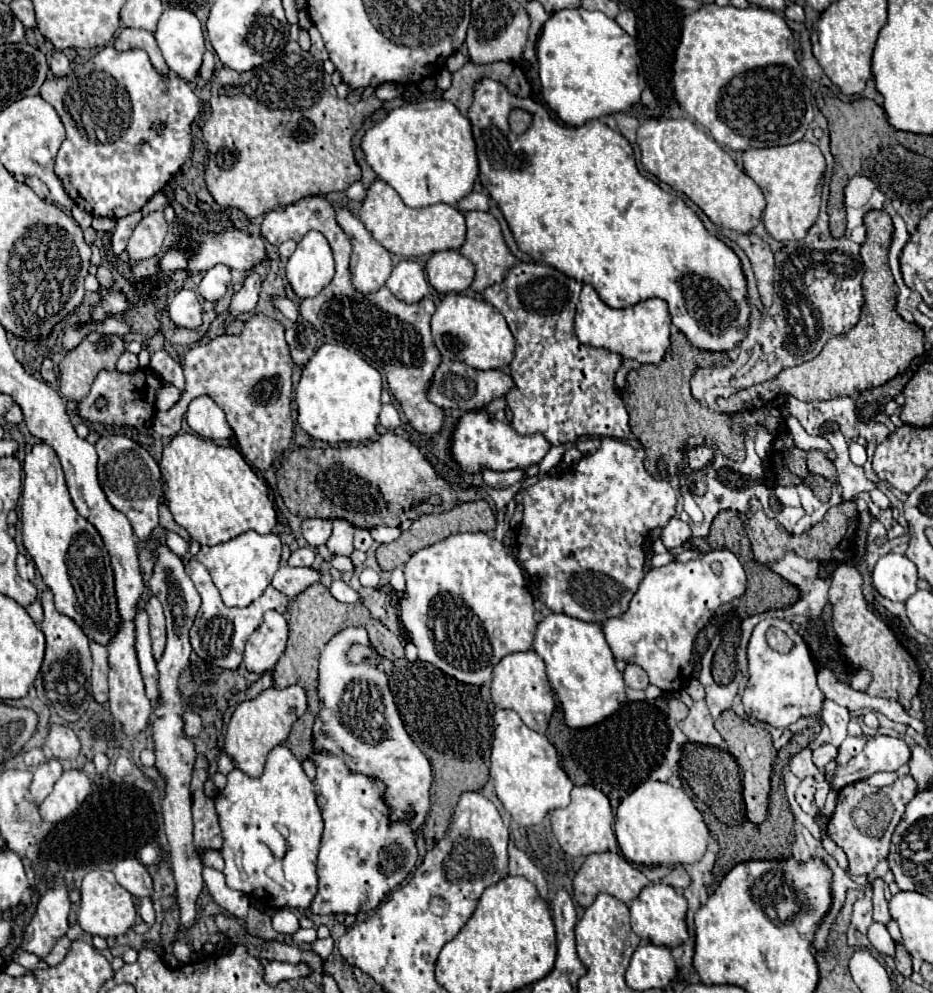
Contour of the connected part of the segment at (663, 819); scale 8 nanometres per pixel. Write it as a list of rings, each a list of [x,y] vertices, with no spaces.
[[[647,779],[619,803],[615,809],[615,835],[627,861],[655,867],[697,863],[705,855],[711,837],[701,813],[685,791],[653,779]]]

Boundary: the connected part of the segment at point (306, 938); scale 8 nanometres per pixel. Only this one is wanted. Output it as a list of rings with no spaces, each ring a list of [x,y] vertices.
[[[299,929],[297,933],[291,935],[297,945],[309,945],[317,941],[317,931],[315,929]]]

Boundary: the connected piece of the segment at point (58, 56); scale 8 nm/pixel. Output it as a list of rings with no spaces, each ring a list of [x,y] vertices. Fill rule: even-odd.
[[[55,51],[51,55],[49,67],[51,67],[51,73],[53,75],[59,75],[59,77],[63,77],[63,75],[67,75],[71,71],[71,63],[69,63],[69,59],[61,51]]]

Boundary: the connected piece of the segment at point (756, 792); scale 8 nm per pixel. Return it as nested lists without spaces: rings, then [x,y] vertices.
[[[733,709],[723,711],[715,719],[715,729],[727,741],[729,753],[737,759],[737,763],[741,767],[741,773],[743,773],[743,799],[745,799],[745,805],[747,805],[747,819],[753,821],[753,823],[763,823],[765,817],[767,817],[769,779],[771,779],[775,757],[777,757],[777,751],[773,747],[769,731],[761,723],[751,723],[747,719],[741,719]]]

